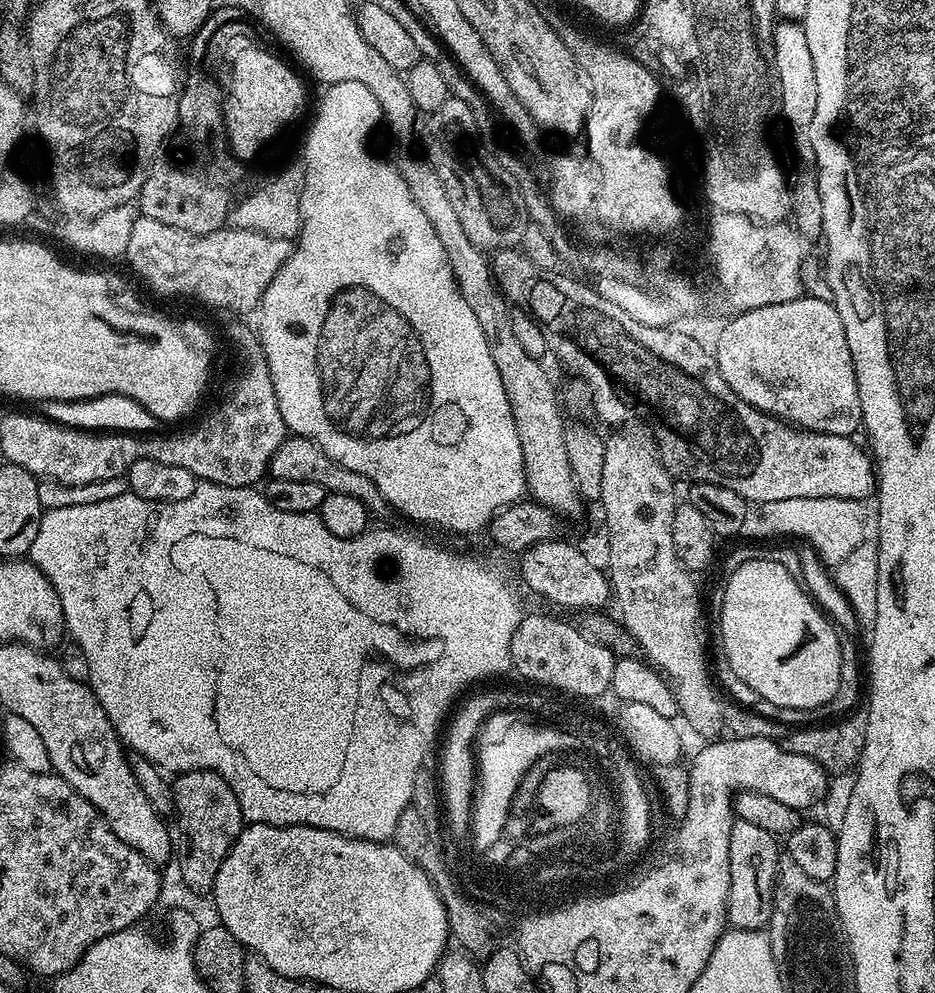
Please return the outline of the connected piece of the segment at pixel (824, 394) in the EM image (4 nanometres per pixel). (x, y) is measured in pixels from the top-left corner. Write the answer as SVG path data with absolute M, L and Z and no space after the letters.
M803 294L799 299L788 302L778 302L776 305L762 306L760 309L752 309L749 312L742 313L741 316L734 317L727 321L724 332L724 348L728 351L728 356L740 368L745 368L748 372L753 372L758 379L764 384L769 384L772 387L772 392L792 411L791 419L799 422L799 425L811 432L830 432L839 436L852 436L859 433L862 428L864 415L862 414L862 406L860 405L860 390L856 381L856 370L852 365L852 354L850 346L846 340L846 330L842 326L842 318L838 314L835 304L831 299L824 298L819 300L816 296Z

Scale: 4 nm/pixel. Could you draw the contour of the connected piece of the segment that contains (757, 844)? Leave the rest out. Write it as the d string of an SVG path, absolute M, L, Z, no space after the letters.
M737 819L730 830L730 894L728 924L732 928L765 927L772 918L772 894L776 891L776 871L780 868L782 848L777 837L766 830Z

